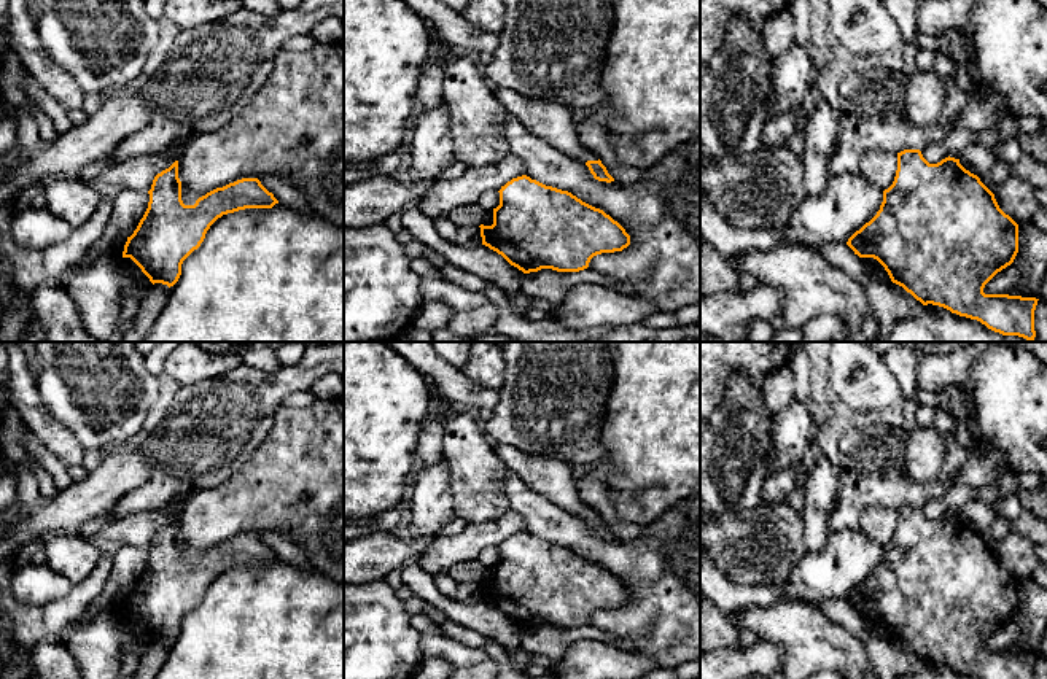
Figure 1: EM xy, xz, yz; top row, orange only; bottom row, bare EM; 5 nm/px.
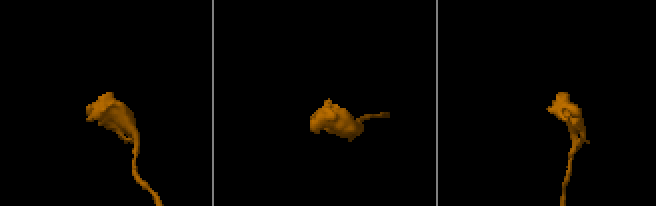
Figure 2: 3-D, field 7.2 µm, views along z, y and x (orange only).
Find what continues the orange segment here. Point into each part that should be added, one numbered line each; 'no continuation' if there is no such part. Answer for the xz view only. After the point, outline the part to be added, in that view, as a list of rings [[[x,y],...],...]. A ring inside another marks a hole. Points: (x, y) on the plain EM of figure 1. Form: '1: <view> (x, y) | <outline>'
1: xz (551, 477) | [[[495,445],[495,452],[512,474],[551,502],[578,517],[600,515],[581,499],[571,464],[557,458],[535,456],[511,445]]]

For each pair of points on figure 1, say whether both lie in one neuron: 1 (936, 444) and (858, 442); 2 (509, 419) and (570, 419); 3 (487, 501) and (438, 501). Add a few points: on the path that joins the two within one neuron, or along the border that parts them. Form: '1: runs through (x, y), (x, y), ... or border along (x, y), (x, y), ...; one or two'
1: border along (910, 433), (901, 471), (917, 481); two
2: runs through (524, 419), (556, 419); one
3: border along (446, 465), (452, 511), (455, 514); two

